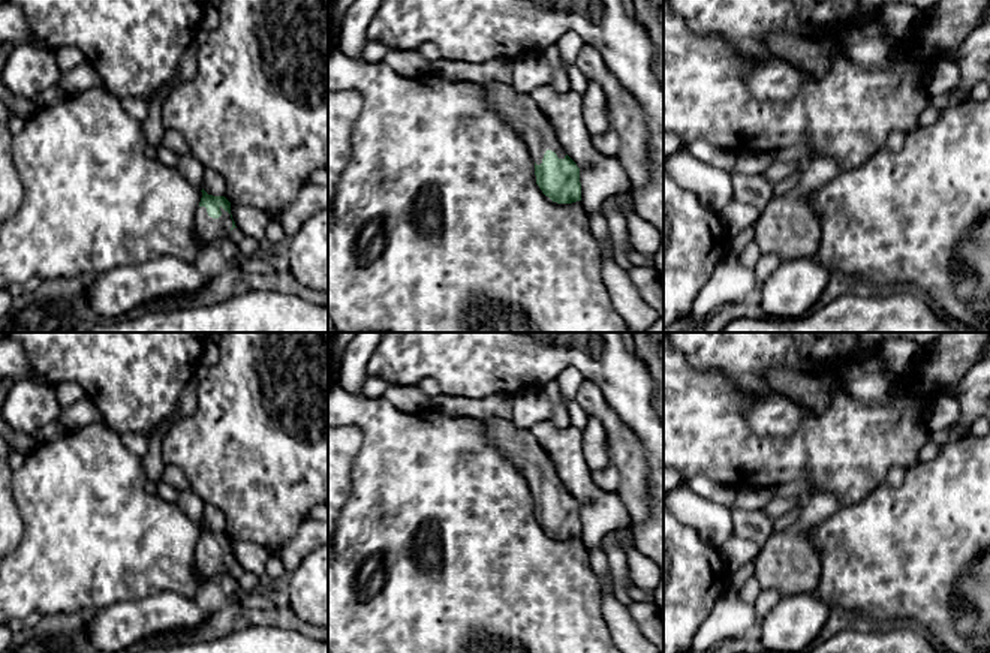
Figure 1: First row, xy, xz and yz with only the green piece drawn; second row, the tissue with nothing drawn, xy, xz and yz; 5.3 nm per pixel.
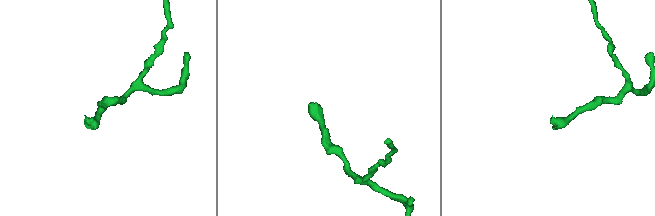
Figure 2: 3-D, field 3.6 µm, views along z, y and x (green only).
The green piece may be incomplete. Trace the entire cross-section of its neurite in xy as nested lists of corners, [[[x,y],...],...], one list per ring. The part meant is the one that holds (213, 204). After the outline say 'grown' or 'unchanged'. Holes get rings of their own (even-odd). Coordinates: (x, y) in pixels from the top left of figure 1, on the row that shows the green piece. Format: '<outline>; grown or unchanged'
[[[192,154],[178,156],[175,169],[202,192],[195,219],[196,238],[204,247],[217,246],[237,228],[231,214],[231,202],[225,196],[208,195],[202,189],[205,168]]]; grown

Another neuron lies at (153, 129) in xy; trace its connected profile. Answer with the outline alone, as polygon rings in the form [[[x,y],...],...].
[[[199,40],[193,42],[186,48],[175,79],[163,85],[156,91],[156,94],[148,102],[147,118],[141,123],[142,132],[145,135],[147,144],[151,147],[163,145],[165,127],[162,123],[162,105],[168,94],[180,84],[192,81],[196,76],[198,70],[198,48]]]

